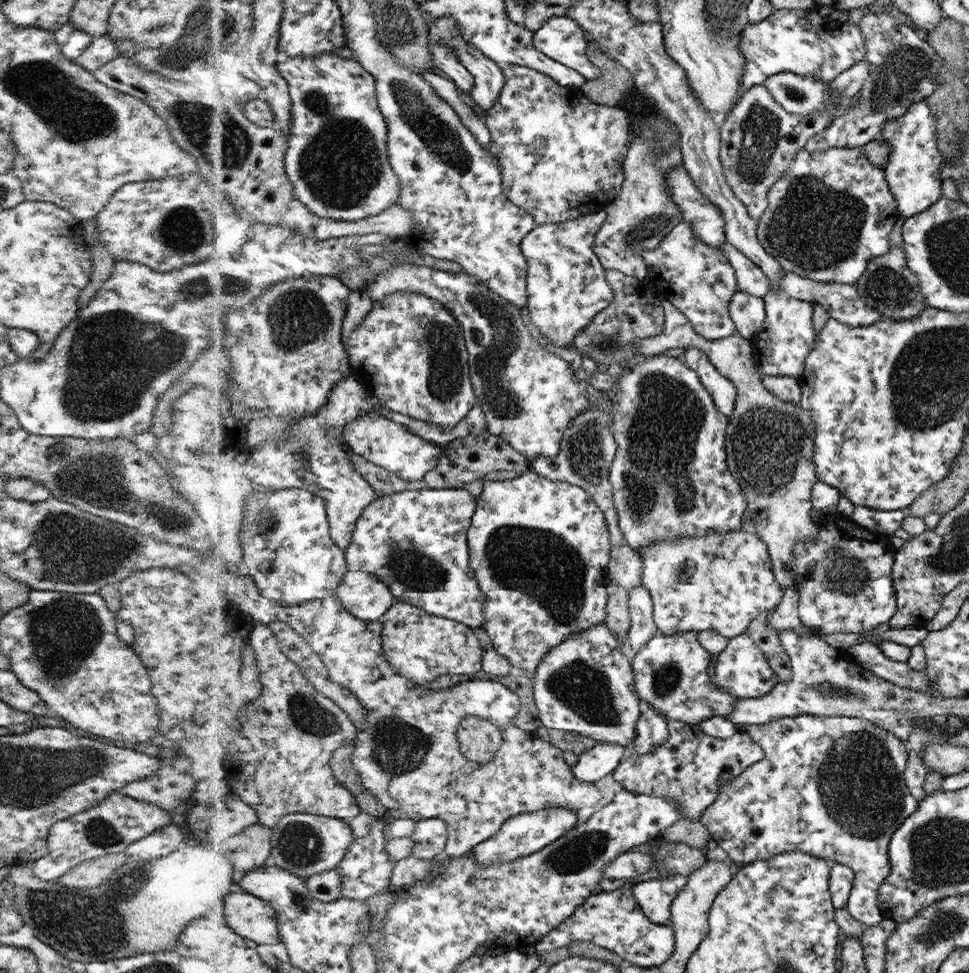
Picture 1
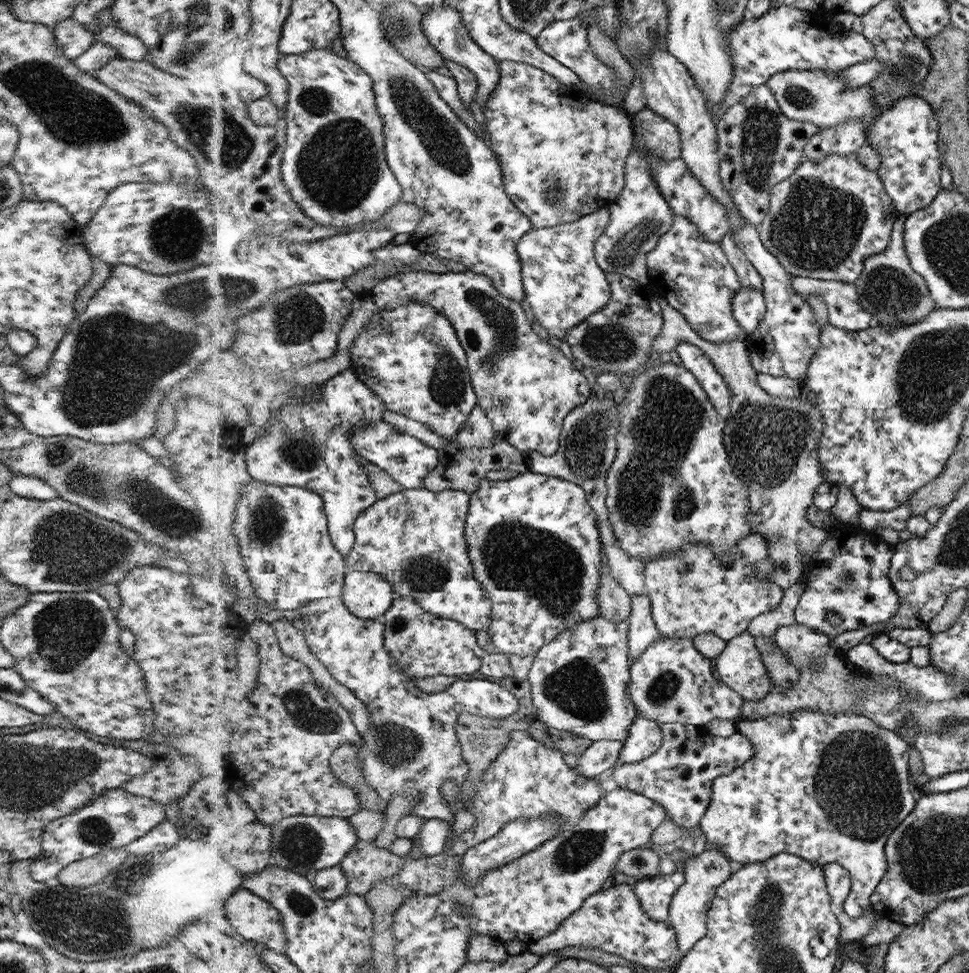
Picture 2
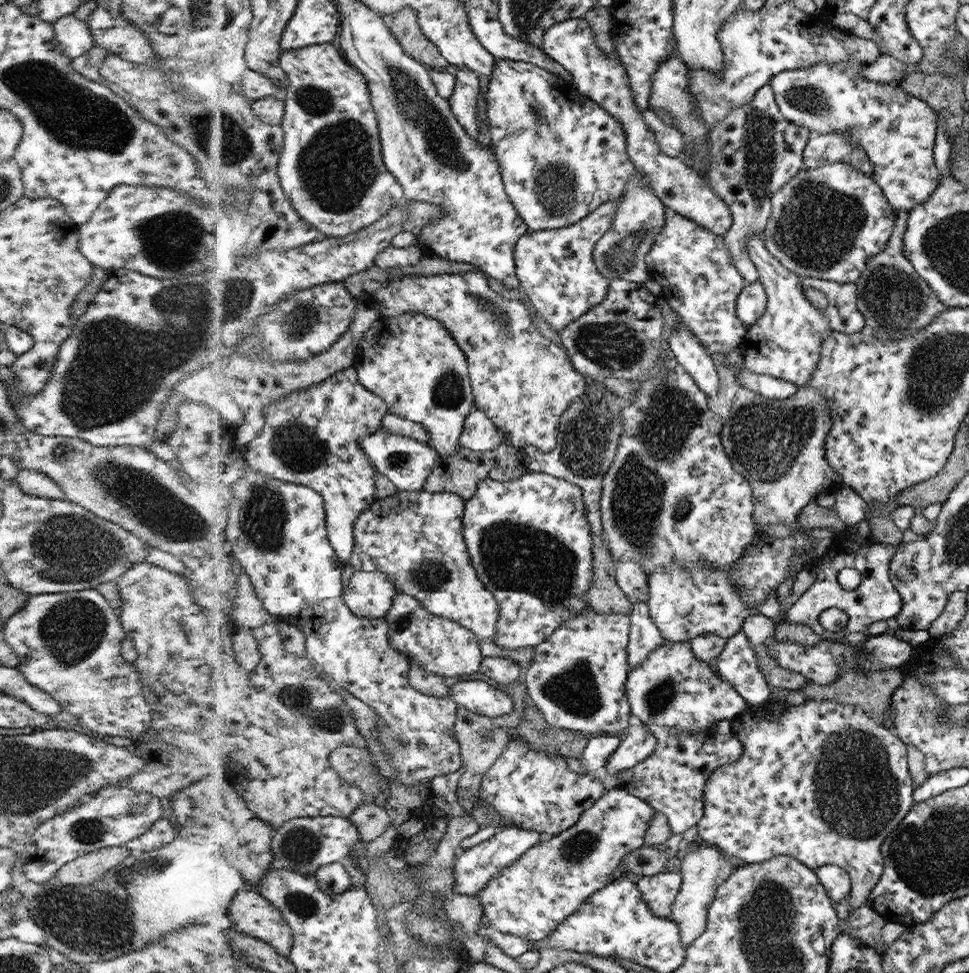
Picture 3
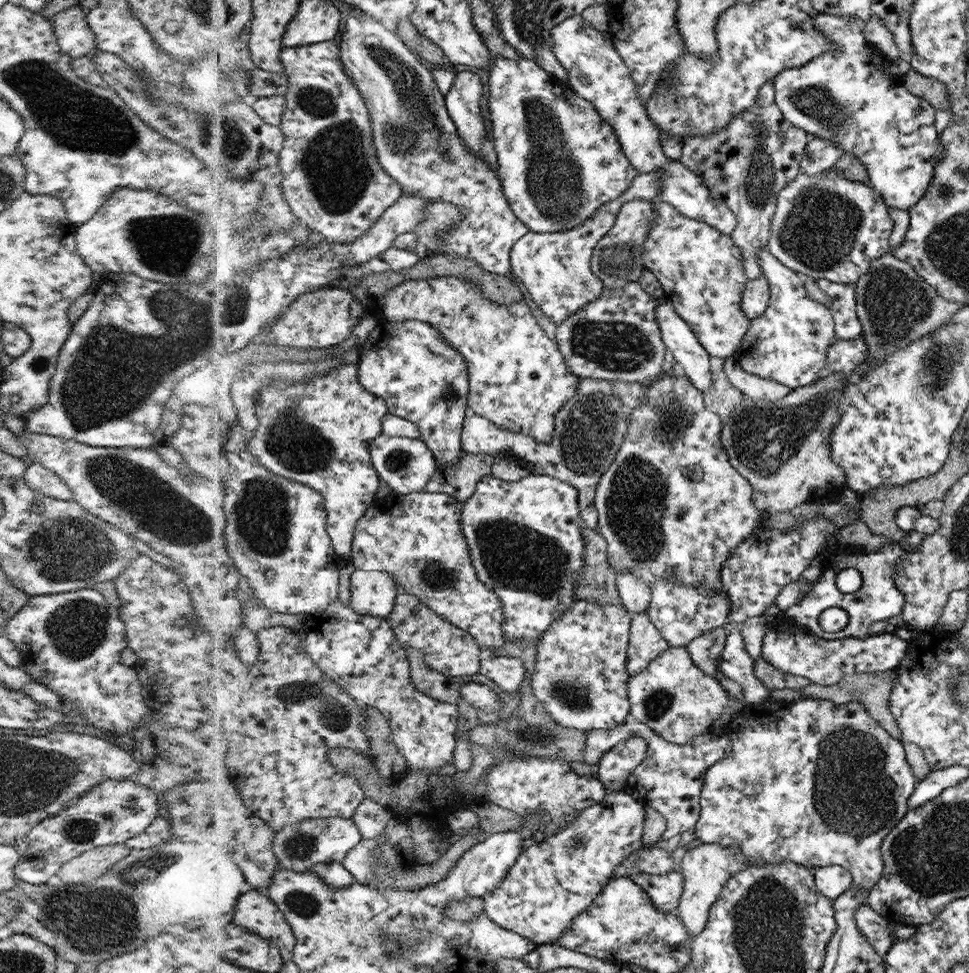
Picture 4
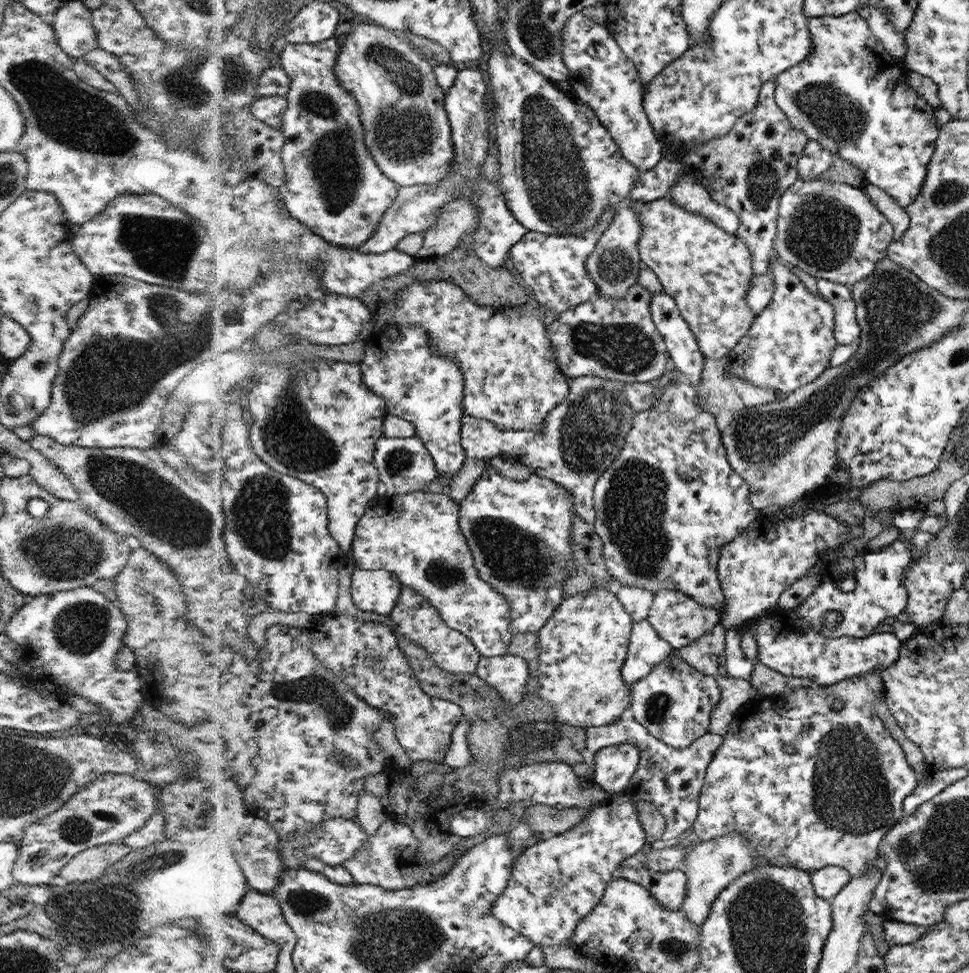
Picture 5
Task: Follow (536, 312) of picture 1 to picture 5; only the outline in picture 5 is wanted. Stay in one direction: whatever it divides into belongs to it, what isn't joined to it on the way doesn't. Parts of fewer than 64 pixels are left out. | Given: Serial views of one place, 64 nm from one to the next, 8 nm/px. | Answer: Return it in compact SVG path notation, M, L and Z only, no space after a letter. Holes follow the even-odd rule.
M661 160L647 171L641 172L633 181L628 198L636 201L650 202L667 196L669 188L677 178L683 175L684 168L679 160ZM616 206L607 208L595 228L587 229L587 232L551 235L527 231L521 240L511 246L509 262L515 268L515 274L519 274L523 282L527 282L527 288L531 288L534 300L545 310L559 316L561 312L565 312L565 309L569 310L597 295L597 285L585 270L585 260L591 254L601 232L609 226L617 209Z

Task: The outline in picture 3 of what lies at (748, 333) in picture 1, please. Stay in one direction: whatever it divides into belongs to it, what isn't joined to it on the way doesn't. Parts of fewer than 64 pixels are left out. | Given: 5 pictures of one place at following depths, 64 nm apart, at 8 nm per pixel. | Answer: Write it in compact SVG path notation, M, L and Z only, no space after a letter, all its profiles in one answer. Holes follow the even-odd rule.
M758 280L751 284L745 283L745 288L739 293L736 314L747 326L751 326L766 310L766 290Z

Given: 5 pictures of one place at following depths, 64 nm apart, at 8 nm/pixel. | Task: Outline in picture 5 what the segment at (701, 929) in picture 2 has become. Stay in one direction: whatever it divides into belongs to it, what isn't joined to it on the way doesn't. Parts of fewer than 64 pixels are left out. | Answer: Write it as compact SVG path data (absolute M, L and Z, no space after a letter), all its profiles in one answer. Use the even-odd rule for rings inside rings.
M736 833L718 836L711 841L701 841L700 844L686 849L683 856L686 876L685 896L679 910L690 922L700 928L709 914L712 902L731 881L754 869L753 859L757 857L759 856L750 843L747 843L742 835Z

